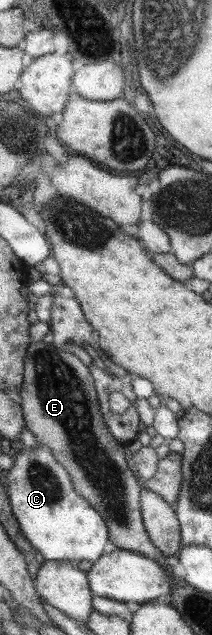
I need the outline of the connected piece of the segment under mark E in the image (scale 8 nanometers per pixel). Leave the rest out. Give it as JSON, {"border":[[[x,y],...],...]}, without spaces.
{"border":[[[35,340],[27,352],[25,380],[22,393],[17,397],[26,428],[34,435],[37,444],[49,448],[55,460],[66,467],[70,478],[75,479],[74,488],[79,488],[79,496],[87,496],[87,500],[91,500],[91,504],[107,516],[114,548],[139,552],[170,570],[165,565],[165,554],[155,547],[143,528],[141,488],[133,472],[127,468],[124,446],[113,438],[105,422],[106,417],[99,414],[93,378],[87,368],[74,353],[63,352],[43,340]]]}

